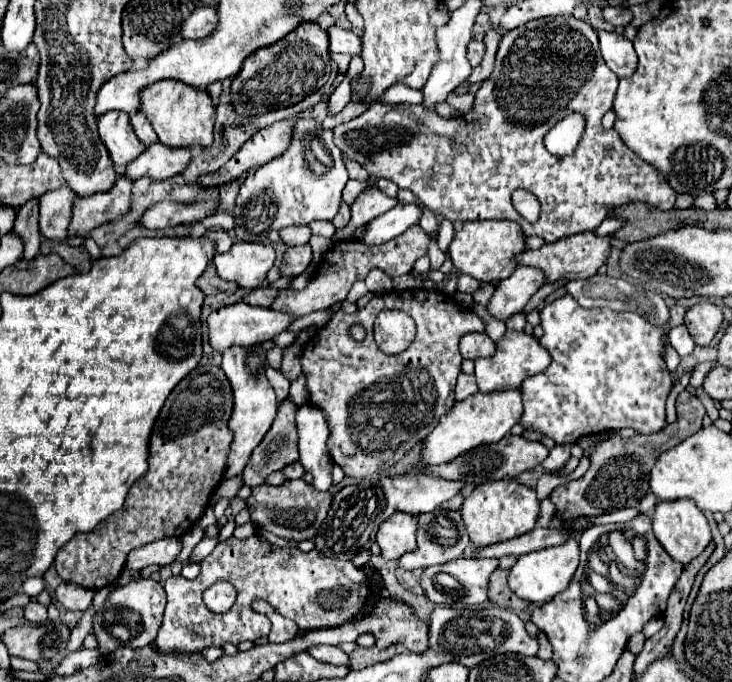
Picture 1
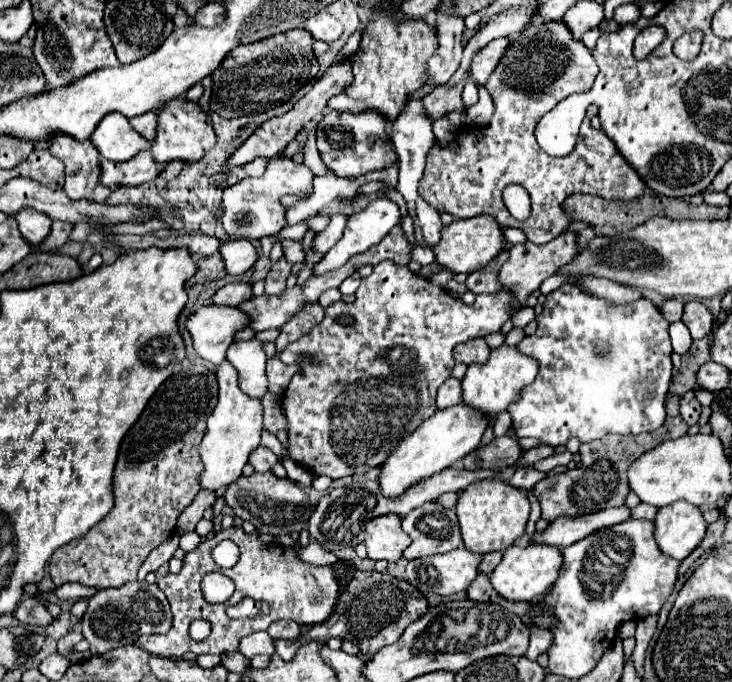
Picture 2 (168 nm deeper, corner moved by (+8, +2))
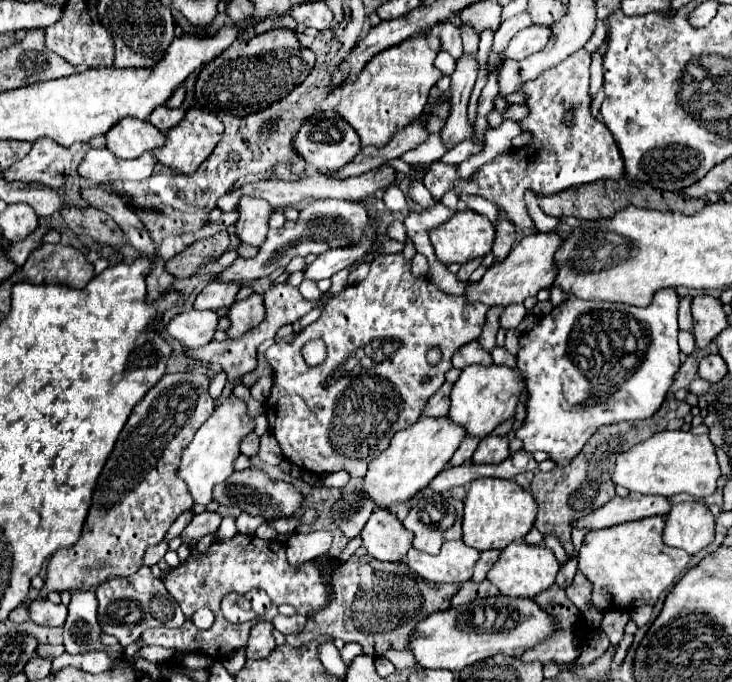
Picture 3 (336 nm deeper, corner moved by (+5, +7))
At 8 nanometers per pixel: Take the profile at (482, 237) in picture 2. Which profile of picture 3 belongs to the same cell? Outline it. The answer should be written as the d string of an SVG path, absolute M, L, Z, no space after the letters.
M455 212L439 228L429 232L437 260L443 264L465 264L475 258L483 258L493 248L495 226L477 212Z

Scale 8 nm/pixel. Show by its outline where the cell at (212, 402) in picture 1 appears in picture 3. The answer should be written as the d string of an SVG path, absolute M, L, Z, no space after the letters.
M175 372L165 374L133 408L125 428L119 434L119 440L99 476L93 504L83 528L83 536L77 544L57 550L47 566L47 580L41 588L41 596L49 592L75 592L75 590L93 590L109 578L123 578L135 574L143 566L143 554L147 546L159 544L173 520L193 506L191 494L183 480L179 480L179 460L183 448L193 440L201 424L213 414L215 402L209 396L209 376L203 372Z

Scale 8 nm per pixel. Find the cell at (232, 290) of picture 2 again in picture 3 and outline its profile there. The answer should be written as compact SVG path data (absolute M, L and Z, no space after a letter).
M211 282L203 288L203 292L195 300L197 310L219 310L229 308L235 302L235 296L239 292L241 284L223 284L223 282Z

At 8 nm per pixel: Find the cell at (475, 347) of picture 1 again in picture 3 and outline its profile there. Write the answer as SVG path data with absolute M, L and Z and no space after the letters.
M473 340L471 344L465 344L453 356L453 366L455 368L465 368L469 364L485 364L487 366L491 362L493 362L491 354L485 348L481 348L481 344L477 340Z

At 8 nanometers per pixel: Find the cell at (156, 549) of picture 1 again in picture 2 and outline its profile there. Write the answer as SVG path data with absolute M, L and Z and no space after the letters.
M174 533L172 537L168 537L162 545L158 545L158 547L146 557L146 561L142 563L142 567L140 567L140 571L138 571L138 579L146 579L148 573L152 573L152 571L156 571L160 565L168 563L168 561L172 559L172 555L174 555L176 549L178 549L178 535Z

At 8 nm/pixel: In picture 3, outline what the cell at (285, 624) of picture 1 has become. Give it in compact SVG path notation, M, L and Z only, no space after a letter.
M295 614L295 616L275 616L275 620L273 620L273 626L281 632L281 634L295 634L295 632L301 632L303 630L303 626L305 626L305 622L307 622L307 618L305 616L299 616L299 614Z

